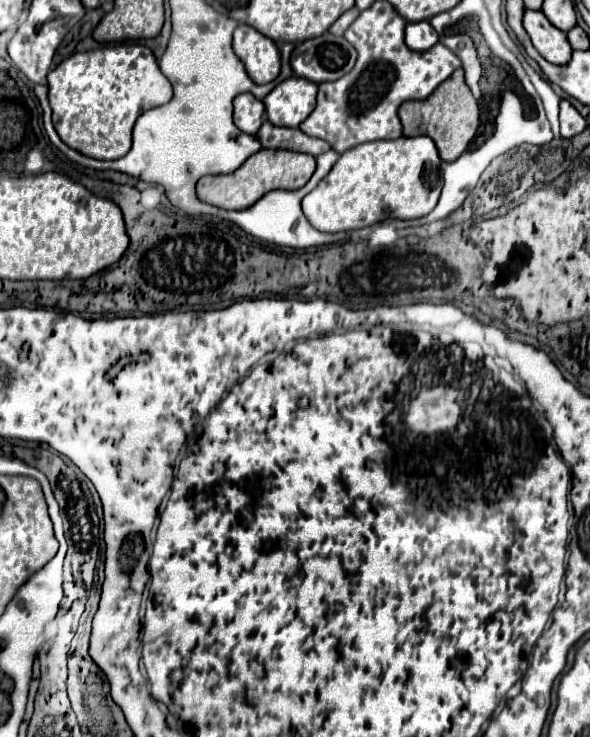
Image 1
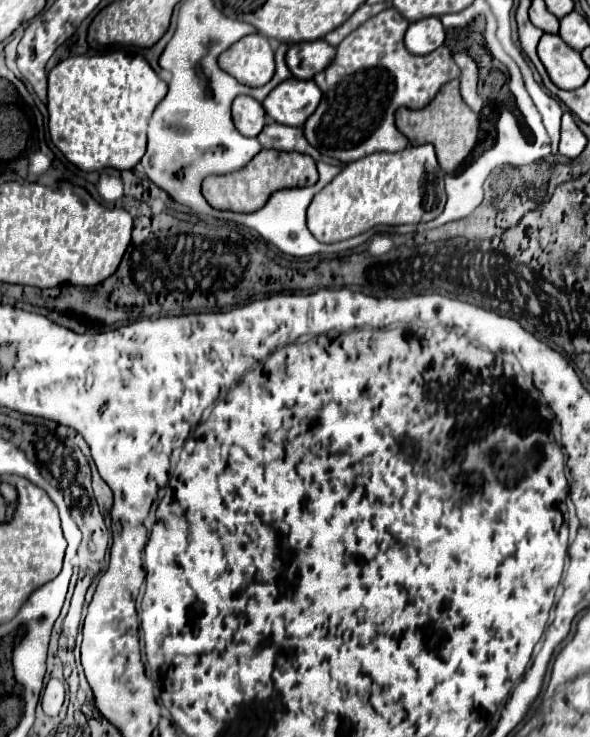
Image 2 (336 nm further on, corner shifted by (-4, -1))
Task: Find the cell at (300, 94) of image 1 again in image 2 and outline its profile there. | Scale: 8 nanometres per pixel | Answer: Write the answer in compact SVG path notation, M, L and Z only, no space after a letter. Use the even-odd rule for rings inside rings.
M287 79L279 83L263 101L269 117L281 125L301 127L309 115L317 109L321 101L321 91L315 81Z

